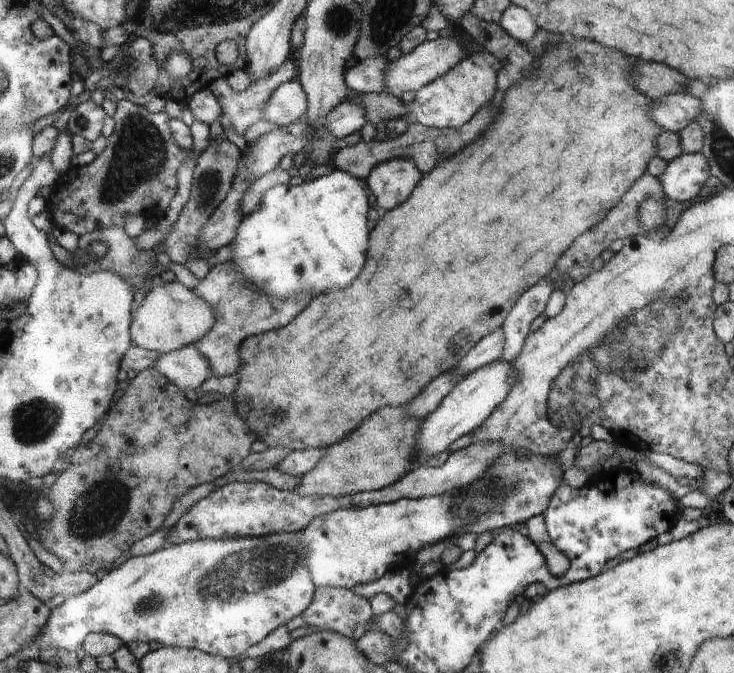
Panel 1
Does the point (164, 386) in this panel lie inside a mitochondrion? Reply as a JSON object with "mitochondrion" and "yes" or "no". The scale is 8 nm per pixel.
{"mitochondrion":"no"}

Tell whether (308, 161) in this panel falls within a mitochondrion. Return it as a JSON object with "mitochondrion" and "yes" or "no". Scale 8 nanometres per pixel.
{"mitochondrion":"no"}

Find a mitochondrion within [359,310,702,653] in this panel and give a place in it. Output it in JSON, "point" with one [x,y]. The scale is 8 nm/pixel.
{"point":[501,477]}

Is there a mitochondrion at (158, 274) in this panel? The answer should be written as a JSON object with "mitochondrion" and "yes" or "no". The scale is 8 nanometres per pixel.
{"mitochondrion":"no"}

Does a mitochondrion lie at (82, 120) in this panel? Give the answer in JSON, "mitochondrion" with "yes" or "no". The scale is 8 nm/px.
{"mitochondrion":"yes"}

